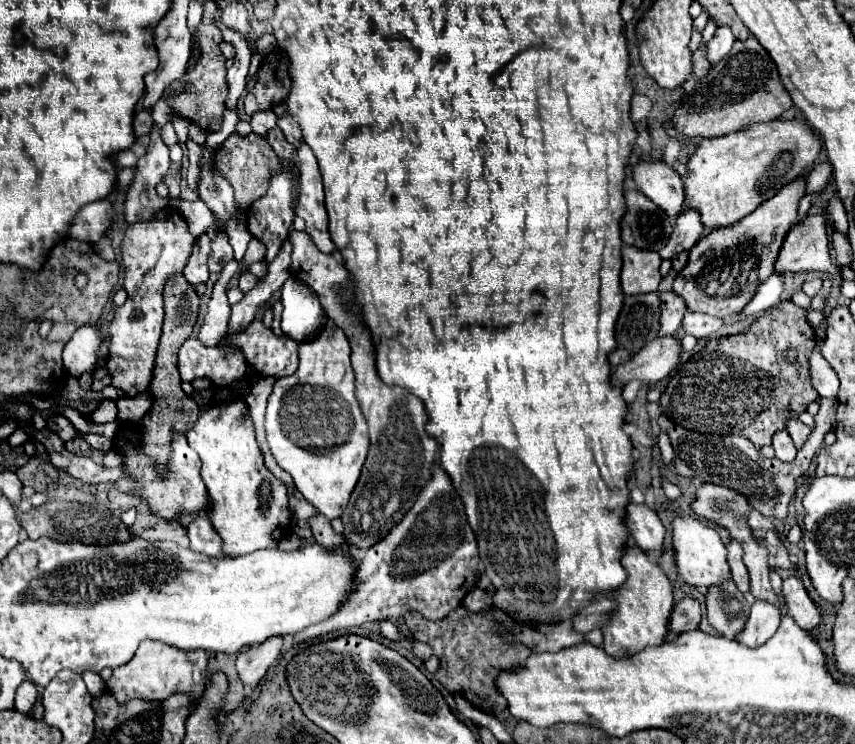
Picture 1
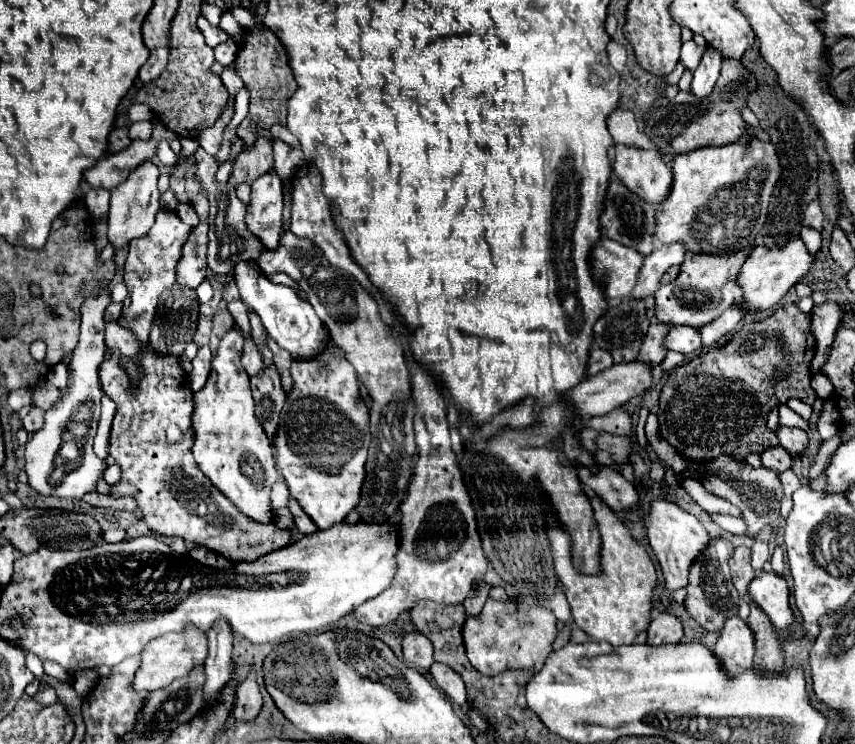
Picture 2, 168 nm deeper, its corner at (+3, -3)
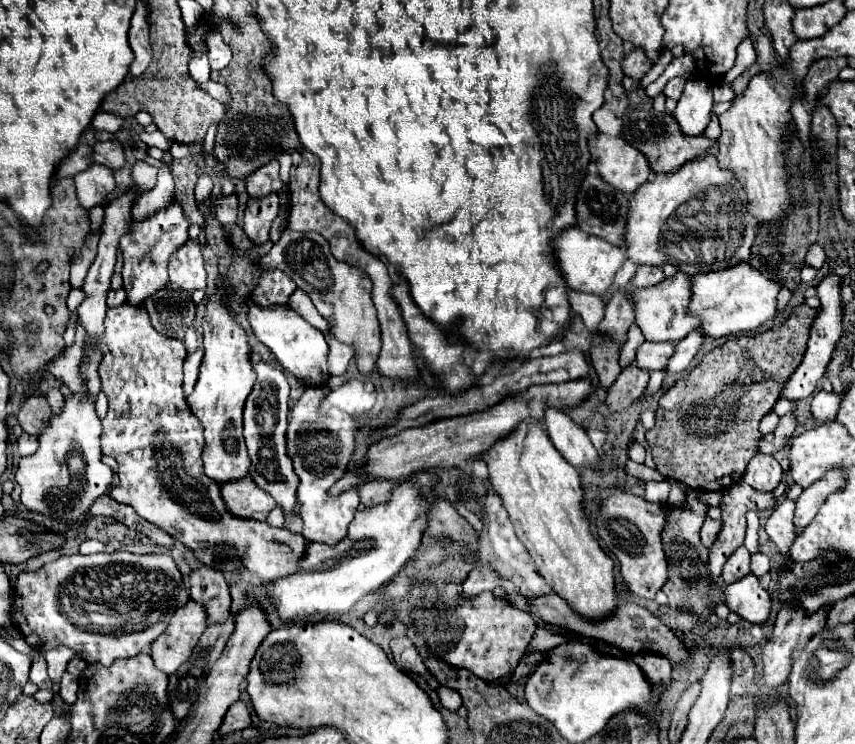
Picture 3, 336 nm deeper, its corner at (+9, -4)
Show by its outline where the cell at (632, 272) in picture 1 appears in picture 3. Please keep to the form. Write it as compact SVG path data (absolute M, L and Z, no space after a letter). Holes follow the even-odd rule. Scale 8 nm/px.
M567 226L565 232L561 232L559 238L553 240L553 256L569 288L597 296L603 296L605 290L611 288L615 272L621 268L621 264L627 258L621 246L613 246L601 238L593 238L583 230L579 230L579 226Z

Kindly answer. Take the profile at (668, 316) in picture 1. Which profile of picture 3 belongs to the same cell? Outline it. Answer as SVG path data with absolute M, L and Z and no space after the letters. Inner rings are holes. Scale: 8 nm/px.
M635 364L627 366L619 374L617 382L609 388L605 404L609 406L611 412L623 412L623 410L627 410L631 406L631 402L637 400L643 394L647 382L649 382L649 372L637 368Z

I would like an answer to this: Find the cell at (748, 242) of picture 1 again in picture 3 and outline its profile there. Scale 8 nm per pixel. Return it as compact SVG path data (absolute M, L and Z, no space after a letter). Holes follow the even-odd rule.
M677 272L673 278L665 278L661 284L651 286L651 288L635 288L629 290L629 300L633 302L635 310L635 322L639 330L643 332L645 340L649 342L679 342L683 340L689 332L699 328L699 318L687 314L687 304L689 304L689 278L683 272Z

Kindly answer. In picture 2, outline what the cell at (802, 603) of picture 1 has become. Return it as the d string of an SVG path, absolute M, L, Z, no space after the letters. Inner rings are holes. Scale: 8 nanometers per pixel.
M759 573L749 585L749 597L769 615L771 623L779 629L793 625L795 615L789 605L789 587L785 577L775 573Z

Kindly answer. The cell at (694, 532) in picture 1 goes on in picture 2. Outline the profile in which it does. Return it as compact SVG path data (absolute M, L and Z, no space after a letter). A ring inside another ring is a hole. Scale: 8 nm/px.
M653 501L651 515L647 517L647 535L649 535L651 549L665 575L665 587L669 591L685 587L689 581L691 565L697 561L697 557L701 557L703 549L707 549L707 545L711 541L707 529L699 523L697 517L693 517L679 505L671 503L671 501Z

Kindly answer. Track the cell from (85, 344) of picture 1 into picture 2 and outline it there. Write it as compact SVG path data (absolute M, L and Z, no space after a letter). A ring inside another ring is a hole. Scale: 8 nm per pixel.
M63 359L61 363L57 363L57 365L49 371L47 379L49 379L57 389L65 389L65 385L67 385L67 375L69 375L69 361Z

